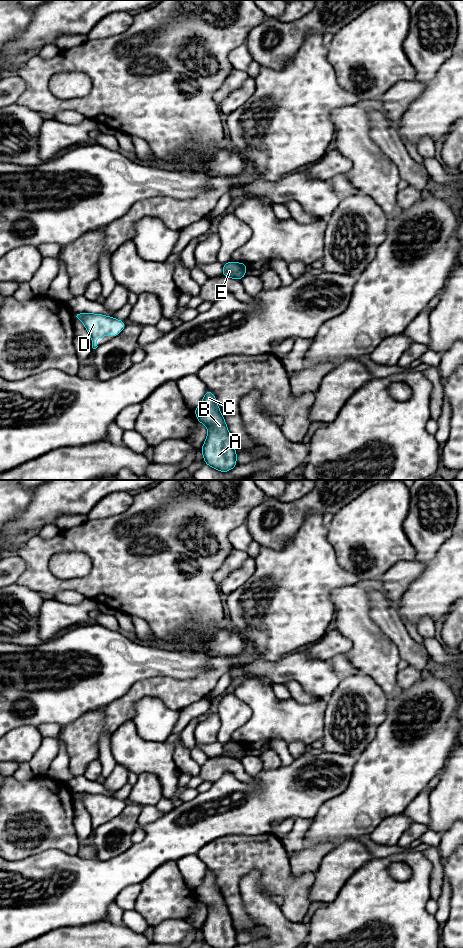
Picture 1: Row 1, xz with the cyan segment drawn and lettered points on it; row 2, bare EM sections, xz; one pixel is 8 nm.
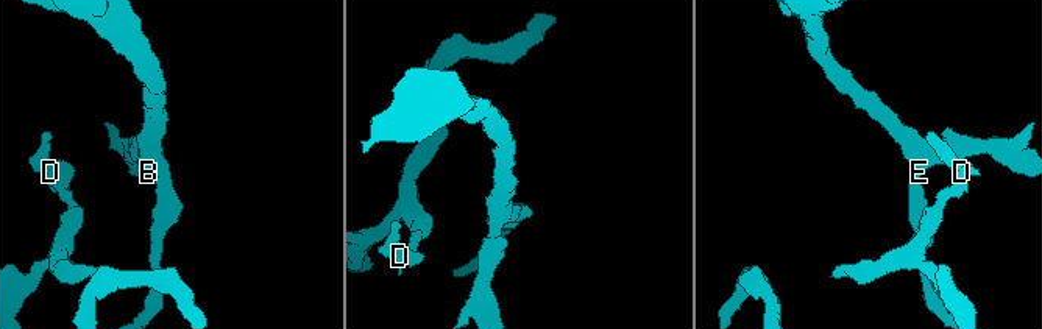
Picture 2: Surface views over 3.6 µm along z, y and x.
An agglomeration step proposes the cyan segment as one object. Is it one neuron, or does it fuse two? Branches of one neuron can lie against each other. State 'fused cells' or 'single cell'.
fused cells

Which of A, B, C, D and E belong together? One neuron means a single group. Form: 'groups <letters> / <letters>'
groups A B C E / D

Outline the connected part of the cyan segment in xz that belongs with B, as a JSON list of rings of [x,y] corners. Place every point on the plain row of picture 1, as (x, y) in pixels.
[[[207,869],[202,883],[194,888],[197,901],[208,908],[207,918],[202,926],[205,944],[212,948],[234,948],[237,946],[232,916],[219,890],[214,874]]]

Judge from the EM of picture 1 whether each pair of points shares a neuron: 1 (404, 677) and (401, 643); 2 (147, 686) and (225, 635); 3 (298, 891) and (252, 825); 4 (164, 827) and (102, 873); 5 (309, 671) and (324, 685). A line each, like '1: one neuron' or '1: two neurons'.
1: two neurons
2: two neurons
3: two neurons
4: one neuron
5: one neuron

